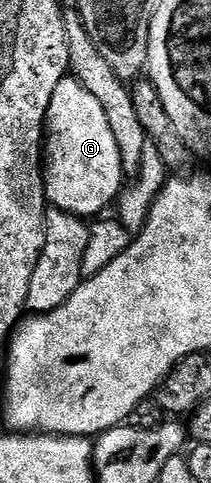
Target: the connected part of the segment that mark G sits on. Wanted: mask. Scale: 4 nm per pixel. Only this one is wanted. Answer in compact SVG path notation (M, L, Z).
M66 77L55 85L51 105L45 114L43 174L46 204L68 215L100 216L114 206L123 190L119 145L115 145L107 113L103 113L103 105L99 105L92 93L87 93L78 79Z

